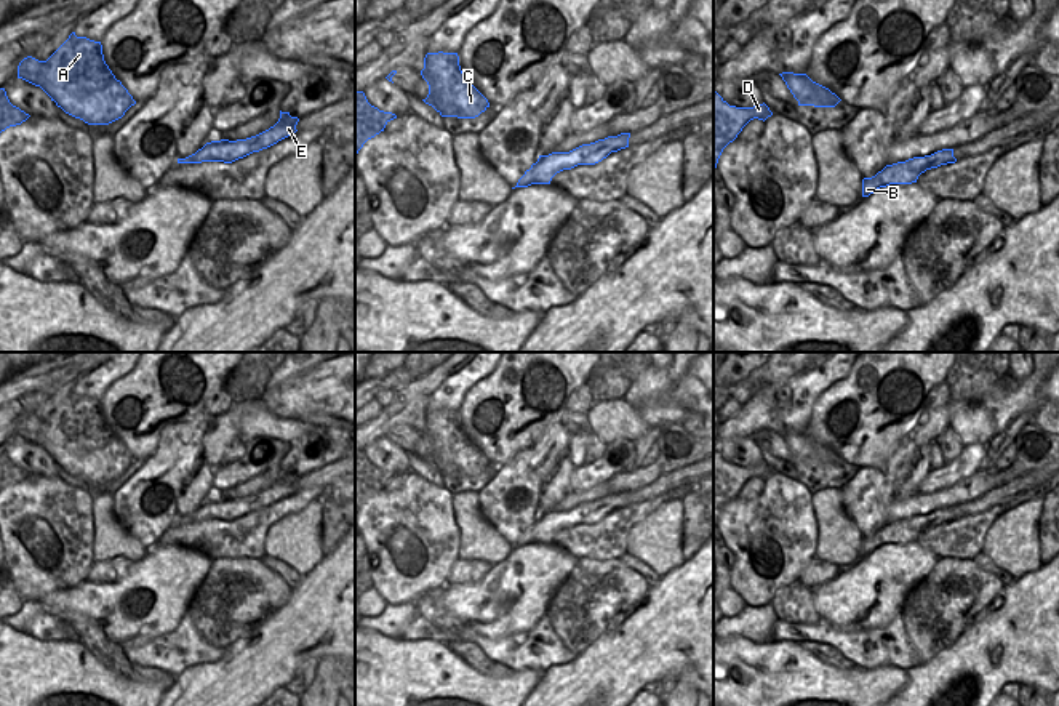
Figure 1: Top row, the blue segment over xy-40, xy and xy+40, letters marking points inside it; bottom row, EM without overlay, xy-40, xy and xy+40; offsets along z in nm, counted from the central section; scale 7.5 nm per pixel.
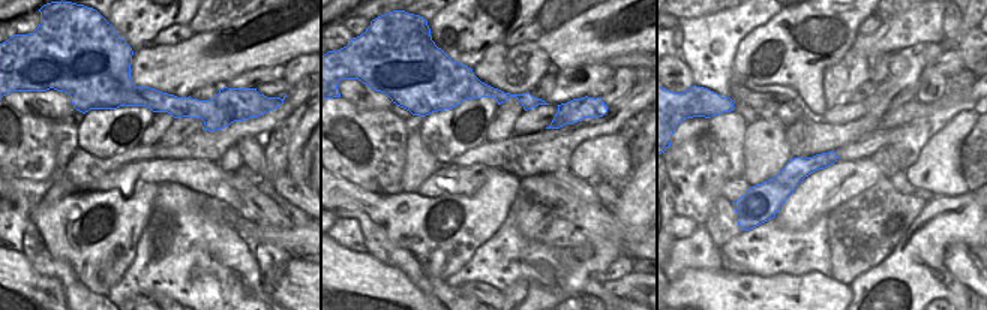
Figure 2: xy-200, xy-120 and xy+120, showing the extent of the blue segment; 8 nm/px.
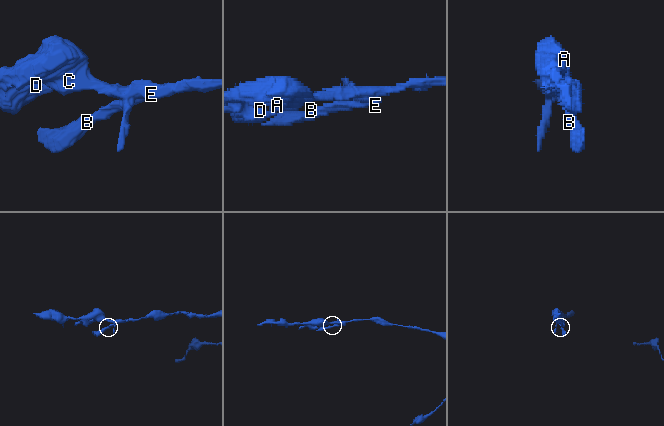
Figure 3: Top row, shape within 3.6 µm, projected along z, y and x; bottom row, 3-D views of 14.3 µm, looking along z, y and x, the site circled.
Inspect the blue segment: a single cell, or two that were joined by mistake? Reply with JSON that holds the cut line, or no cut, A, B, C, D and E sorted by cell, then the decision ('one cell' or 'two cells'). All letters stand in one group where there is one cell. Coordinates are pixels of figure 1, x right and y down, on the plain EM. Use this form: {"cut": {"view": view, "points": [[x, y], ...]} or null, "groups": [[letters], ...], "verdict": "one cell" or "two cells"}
{"cut": null, "groups": [["A", "B", "C", "D", "E"]], "verdict": "one cell"}

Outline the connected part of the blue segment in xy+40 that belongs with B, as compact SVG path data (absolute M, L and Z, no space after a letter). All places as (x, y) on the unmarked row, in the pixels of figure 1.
M942 507L931 514L913 515L905 520L886 523L872 536L862 538L862 556L869 556L880 546L889 543L912 543L917 541L918 535L926 528L937 527L941 523L955 522L953 507Z

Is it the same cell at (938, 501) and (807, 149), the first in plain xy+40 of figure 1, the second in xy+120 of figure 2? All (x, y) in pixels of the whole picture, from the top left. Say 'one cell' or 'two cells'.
one cell

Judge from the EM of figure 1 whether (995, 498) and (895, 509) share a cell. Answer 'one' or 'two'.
two

